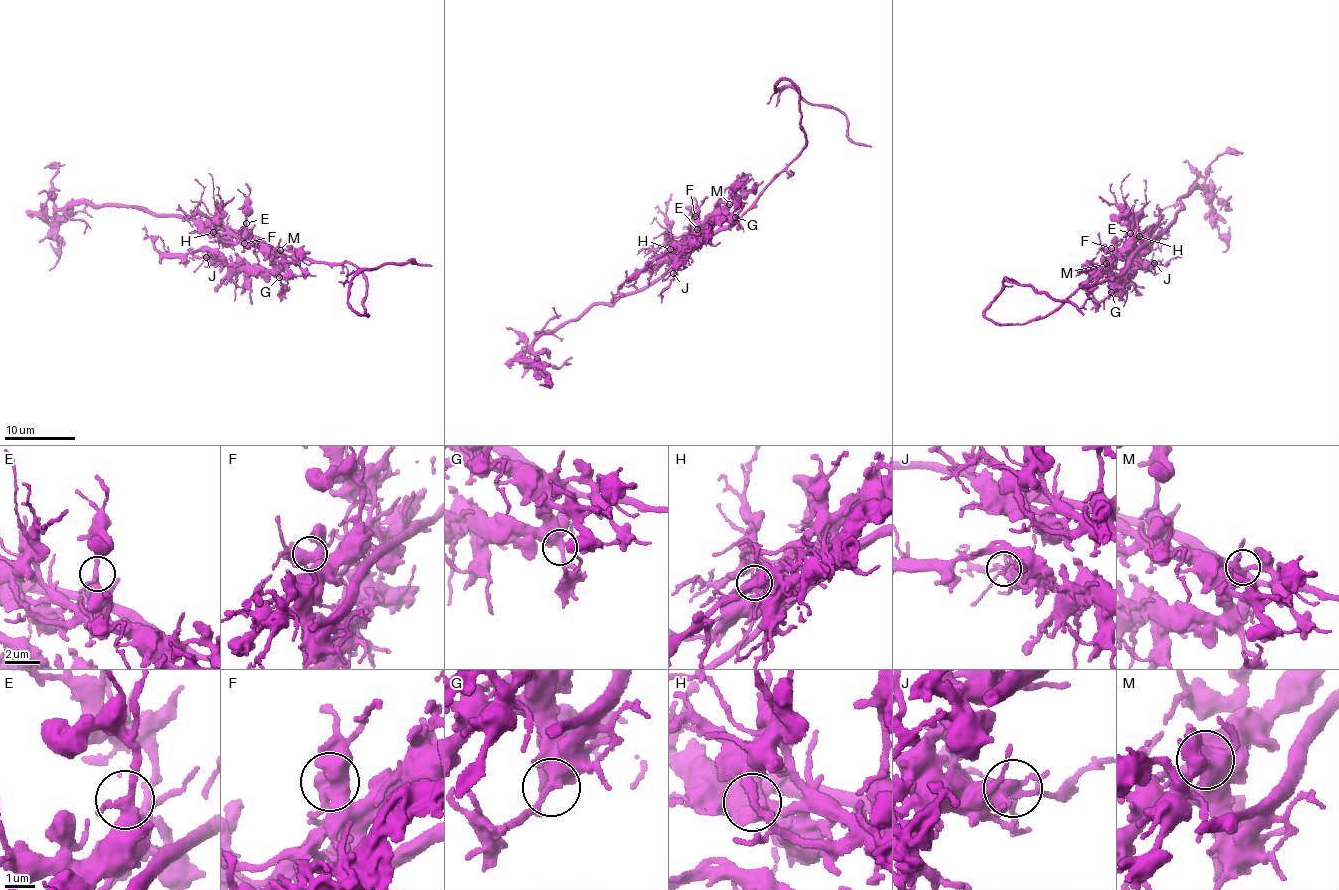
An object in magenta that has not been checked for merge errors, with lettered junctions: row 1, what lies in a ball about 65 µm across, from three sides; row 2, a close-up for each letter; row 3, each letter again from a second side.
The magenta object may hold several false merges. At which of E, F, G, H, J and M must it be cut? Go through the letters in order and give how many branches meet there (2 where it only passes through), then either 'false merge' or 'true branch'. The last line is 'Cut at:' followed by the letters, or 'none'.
E: 3 branches meet; true branch
F: 4 branches meet; true branch
G: 3 branches meet; true branch
H: 4 branches meet; true branch
J: 4 branches meet; true branch
M: 4 branches meet; true branch
Cut at: none

